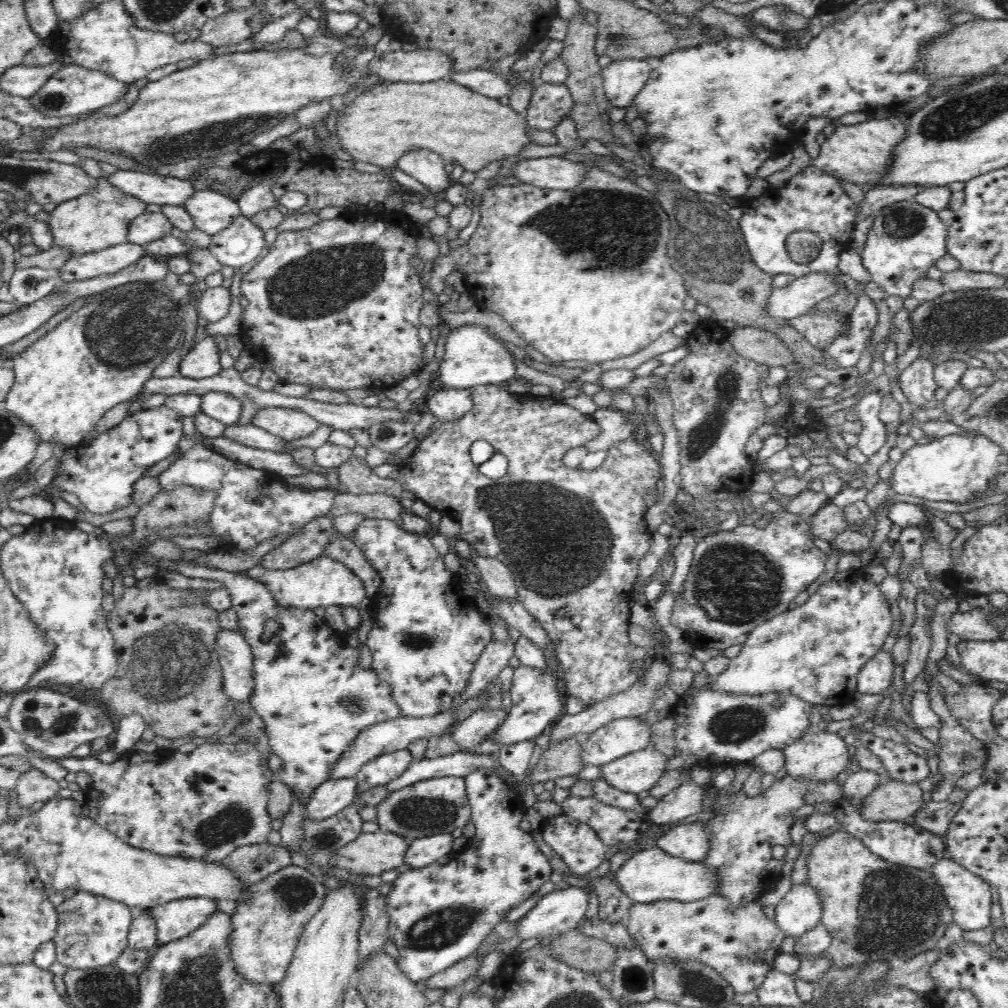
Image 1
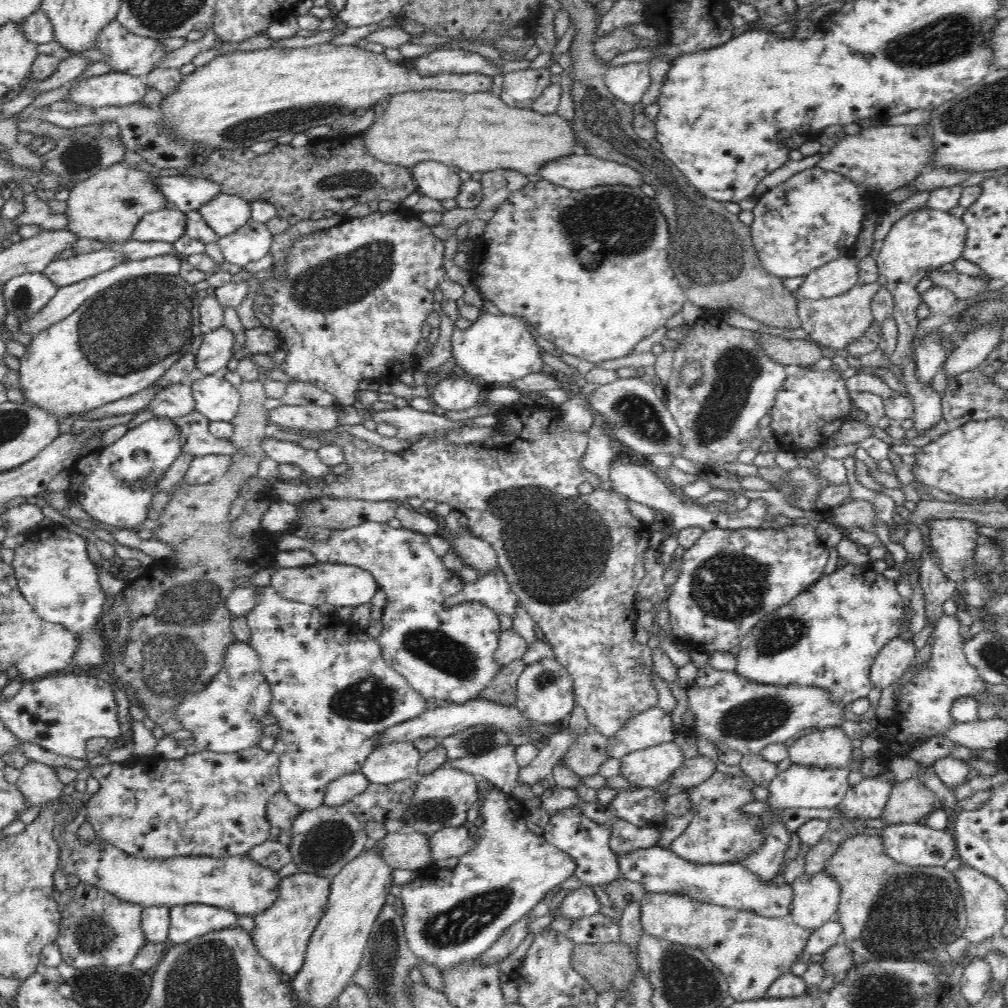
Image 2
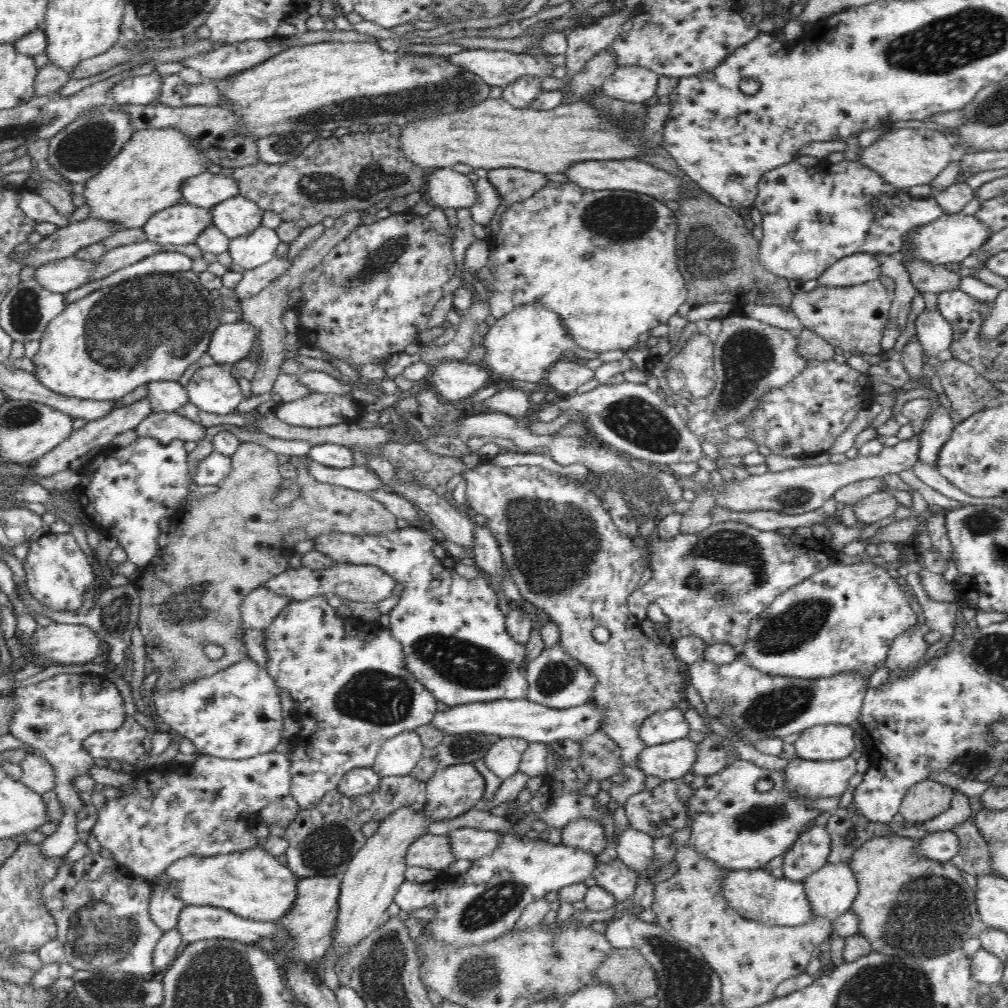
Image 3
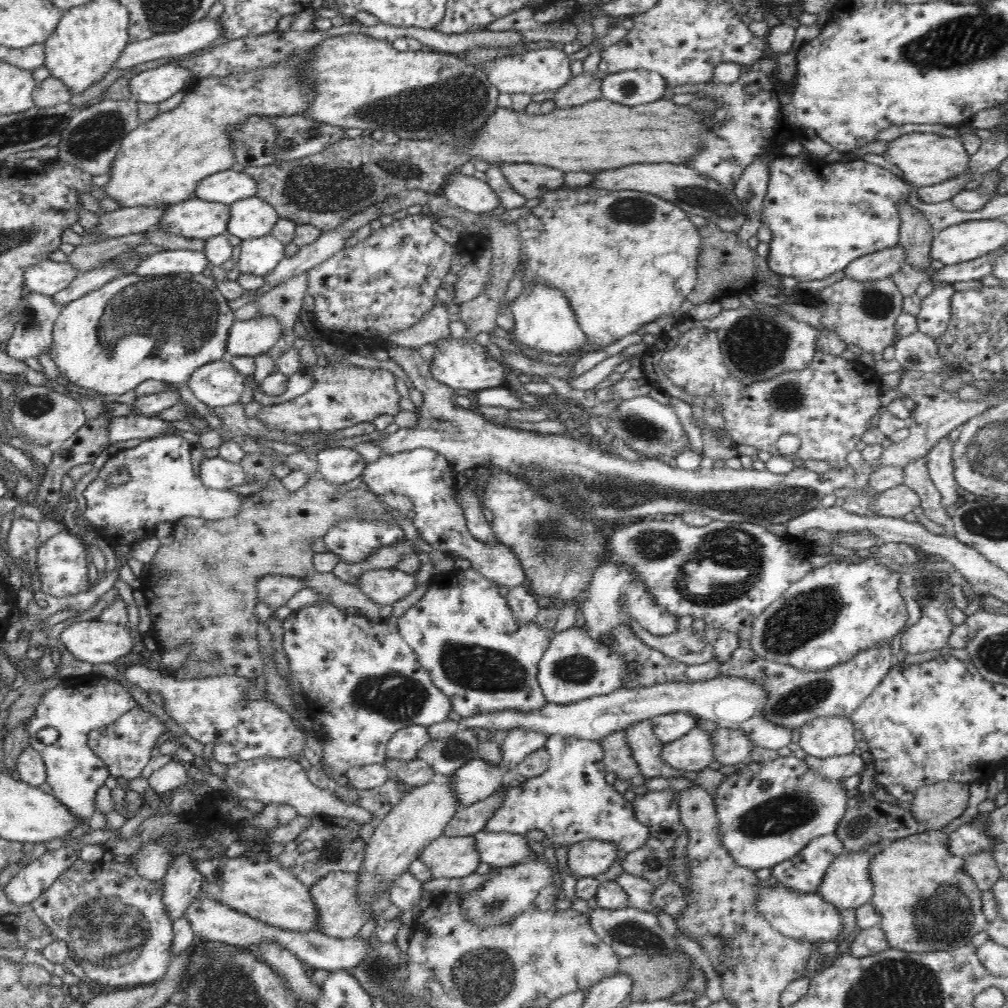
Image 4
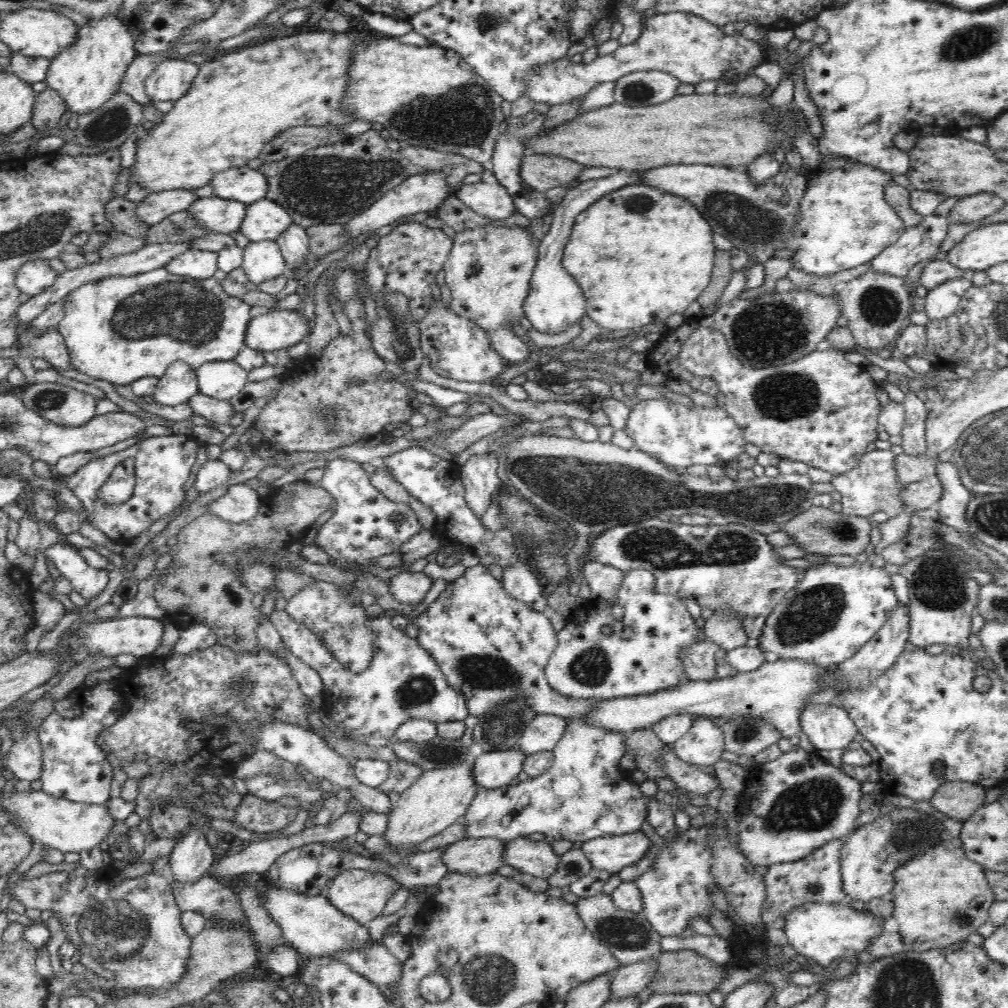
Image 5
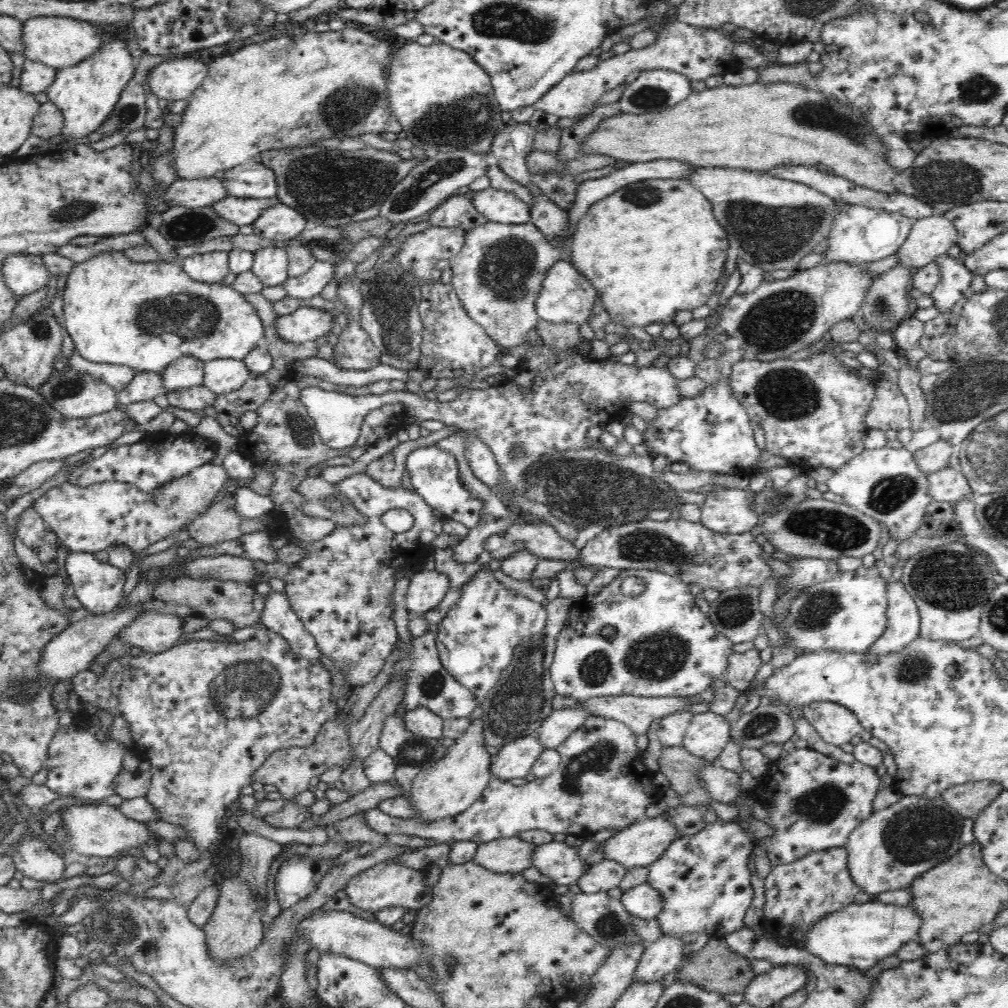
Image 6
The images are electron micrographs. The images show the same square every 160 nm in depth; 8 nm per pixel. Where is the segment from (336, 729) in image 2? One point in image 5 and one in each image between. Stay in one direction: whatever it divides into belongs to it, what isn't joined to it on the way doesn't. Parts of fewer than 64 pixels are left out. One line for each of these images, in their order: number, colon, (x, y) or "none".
3: (350, 681)
4: (362, 682)
5: (403, 681)

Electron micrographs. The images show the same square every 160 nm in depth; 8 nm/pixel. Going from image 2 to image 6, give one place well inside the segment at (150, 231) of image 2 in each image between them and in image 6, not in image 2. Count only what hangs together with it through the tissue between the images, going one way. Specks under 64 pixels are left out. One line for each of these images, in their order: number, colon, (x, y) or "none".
3: (180, 224)
4: (193, 218)
5: (222, 216)
6: (240, 211)

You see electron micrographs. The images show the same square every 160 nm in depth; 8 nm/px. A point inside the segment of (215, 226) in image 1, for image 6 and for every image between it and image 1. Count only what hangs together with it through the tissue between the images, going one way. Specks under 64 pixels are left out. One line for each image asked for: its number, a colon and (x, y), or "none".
2: (225, 213)
3: (237, 216)
4: (252, 217)
5: (265, 219)
6: (279, 222)

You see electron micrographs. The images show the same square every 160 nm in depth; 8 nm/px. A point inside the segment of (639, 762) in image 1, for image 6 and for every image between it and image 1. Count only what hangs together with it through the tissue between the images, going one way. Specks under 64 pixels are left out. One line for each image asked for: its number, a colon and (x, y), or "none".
2: (648, 768)
3: (673, 760)
4: (693, 752)
5: (703, 744)
6: (708, 733)

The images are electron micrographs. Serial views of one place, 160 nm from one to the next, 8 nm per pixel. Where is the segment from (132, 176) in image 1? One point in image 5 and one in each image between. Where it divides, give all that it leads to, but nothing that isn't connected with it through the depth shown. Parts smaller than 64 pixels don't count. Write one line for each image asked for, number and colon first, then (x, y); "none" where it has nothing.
2: (189, 193)
3: (206, 190)
4: (227, 187)
5: (243, 184)

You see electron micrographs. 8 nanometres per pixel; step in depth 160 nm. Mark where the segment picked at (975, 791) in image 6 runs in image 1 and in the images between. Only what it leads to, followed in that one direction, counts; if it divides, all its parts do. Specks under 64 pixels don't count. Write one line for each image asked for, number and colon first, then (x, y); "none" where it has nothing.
1: (892, 800)
2: (910, 802)
3: (925, 800)
4: (934, 806)
5: (958, 800)

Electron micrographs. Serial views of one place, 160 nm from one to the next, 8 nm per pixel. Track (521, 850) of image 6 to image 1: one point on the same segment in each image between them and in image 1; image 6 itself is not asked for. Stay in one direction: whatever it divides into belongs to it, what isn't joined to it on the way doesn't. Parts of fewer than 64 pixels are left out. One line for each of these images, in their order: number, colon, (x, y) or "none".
1: (369, 853)
2: (409, 850)
3: (431, 851)
4: (448, 856)
5: (475, 857)

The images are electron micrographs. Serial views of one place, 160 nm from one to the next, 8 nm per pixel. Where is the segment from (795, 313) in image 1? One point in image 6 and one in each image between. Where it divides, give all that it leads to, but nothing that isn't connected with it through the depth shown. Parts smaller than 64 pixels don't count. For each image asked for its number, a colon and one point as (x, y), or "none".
2: (837, 277)
3: (855, 269)
4: (882, 264)
5: (918, 243)
6: (930, 237)

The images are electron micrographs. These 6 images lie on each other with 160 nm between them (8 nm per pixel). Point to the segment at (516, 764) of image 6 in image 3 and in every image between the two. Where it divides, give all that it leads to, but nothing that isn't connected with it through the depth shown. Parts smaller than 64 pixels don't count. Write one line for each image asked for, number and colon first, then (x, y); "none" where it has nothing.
3: (451, 791)
4: (476, 780)
5: (491, 770)

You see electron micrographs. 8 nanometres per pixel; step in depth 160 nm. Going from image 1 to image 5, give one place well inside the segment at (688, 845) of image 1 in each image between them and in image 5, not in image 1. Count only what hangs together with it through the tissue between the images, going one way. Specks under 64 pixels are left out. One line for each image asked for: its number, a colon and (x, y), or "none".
2: (720, 833)
3: (732, 823)
4: (761, 826)
5: (790, 807)

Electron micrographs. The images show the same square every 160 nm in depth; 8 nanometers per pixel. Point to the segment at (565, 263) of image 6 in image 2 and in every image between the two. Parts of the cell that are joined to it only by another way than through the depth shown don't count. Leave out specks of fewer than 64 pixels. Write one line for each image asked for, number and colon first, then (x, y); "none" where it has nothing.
2: (494, 350)
3: (523, 345)
4: (543, 321)
5: (555, 302)

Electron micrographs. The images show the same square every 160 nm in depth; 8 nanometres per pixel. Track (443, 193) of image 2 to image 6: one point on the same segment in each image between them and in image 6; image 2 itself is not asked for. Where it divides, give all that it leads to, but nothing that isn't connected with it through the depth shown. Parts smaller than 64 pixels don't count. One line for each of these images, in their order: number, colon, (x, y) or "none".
3: (445, 188)
4: (468, 193)
5: (492, 200)
6: (500, 206)

